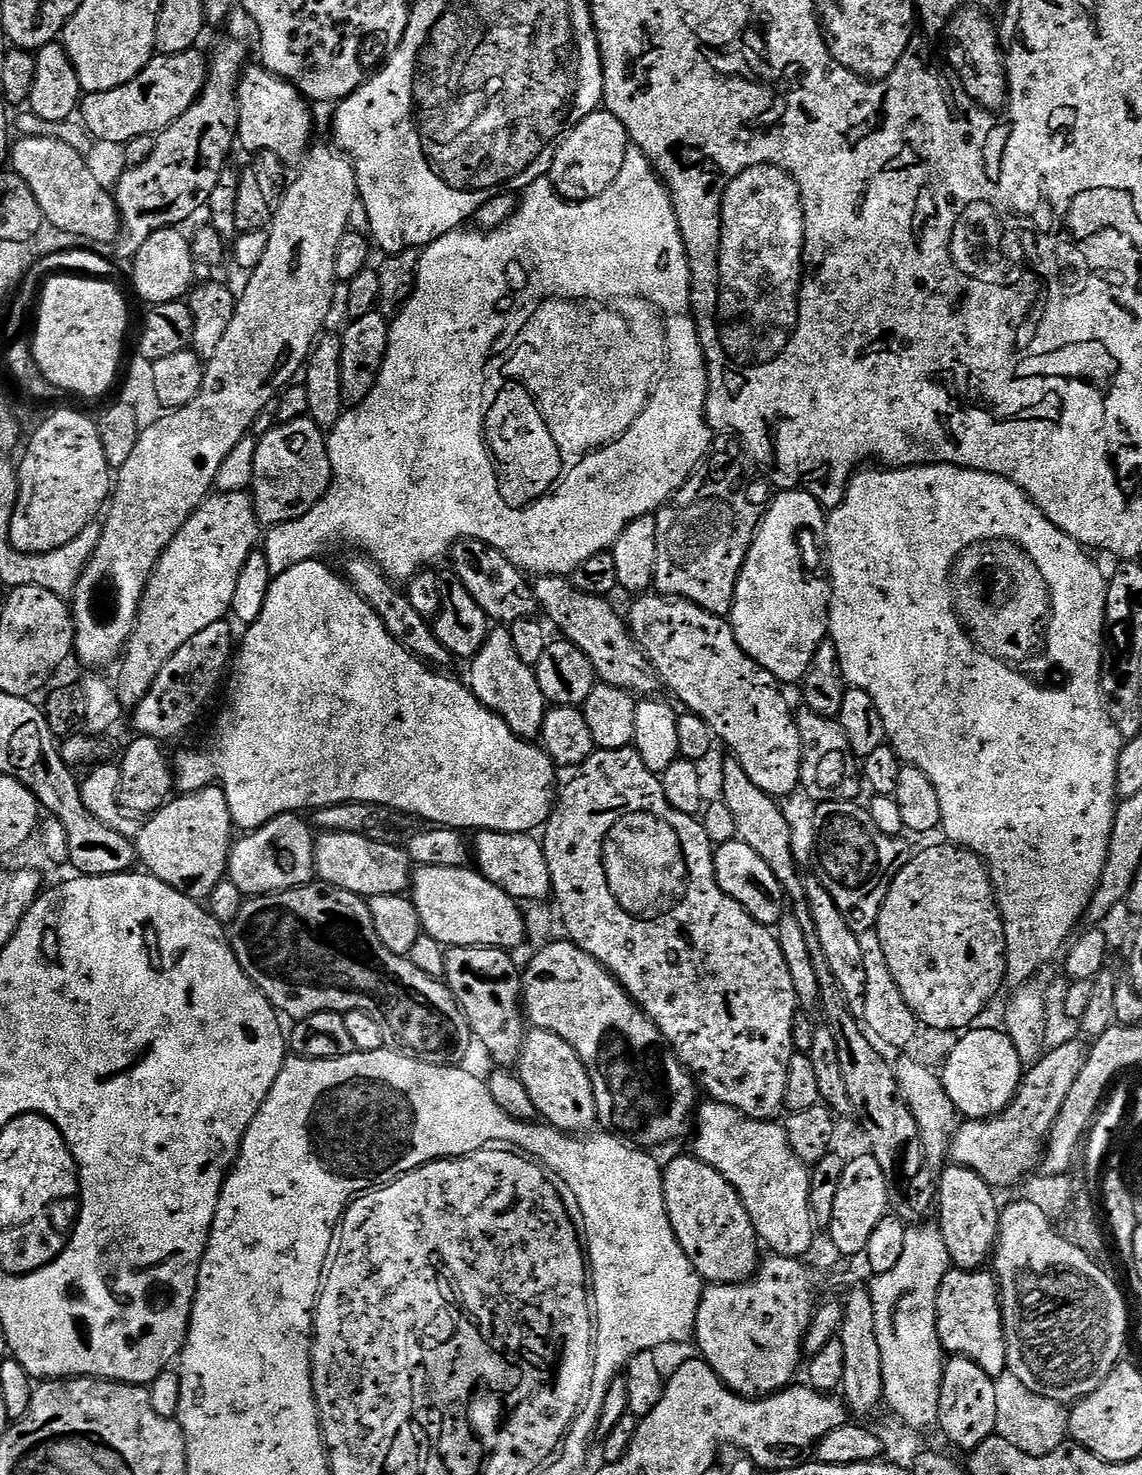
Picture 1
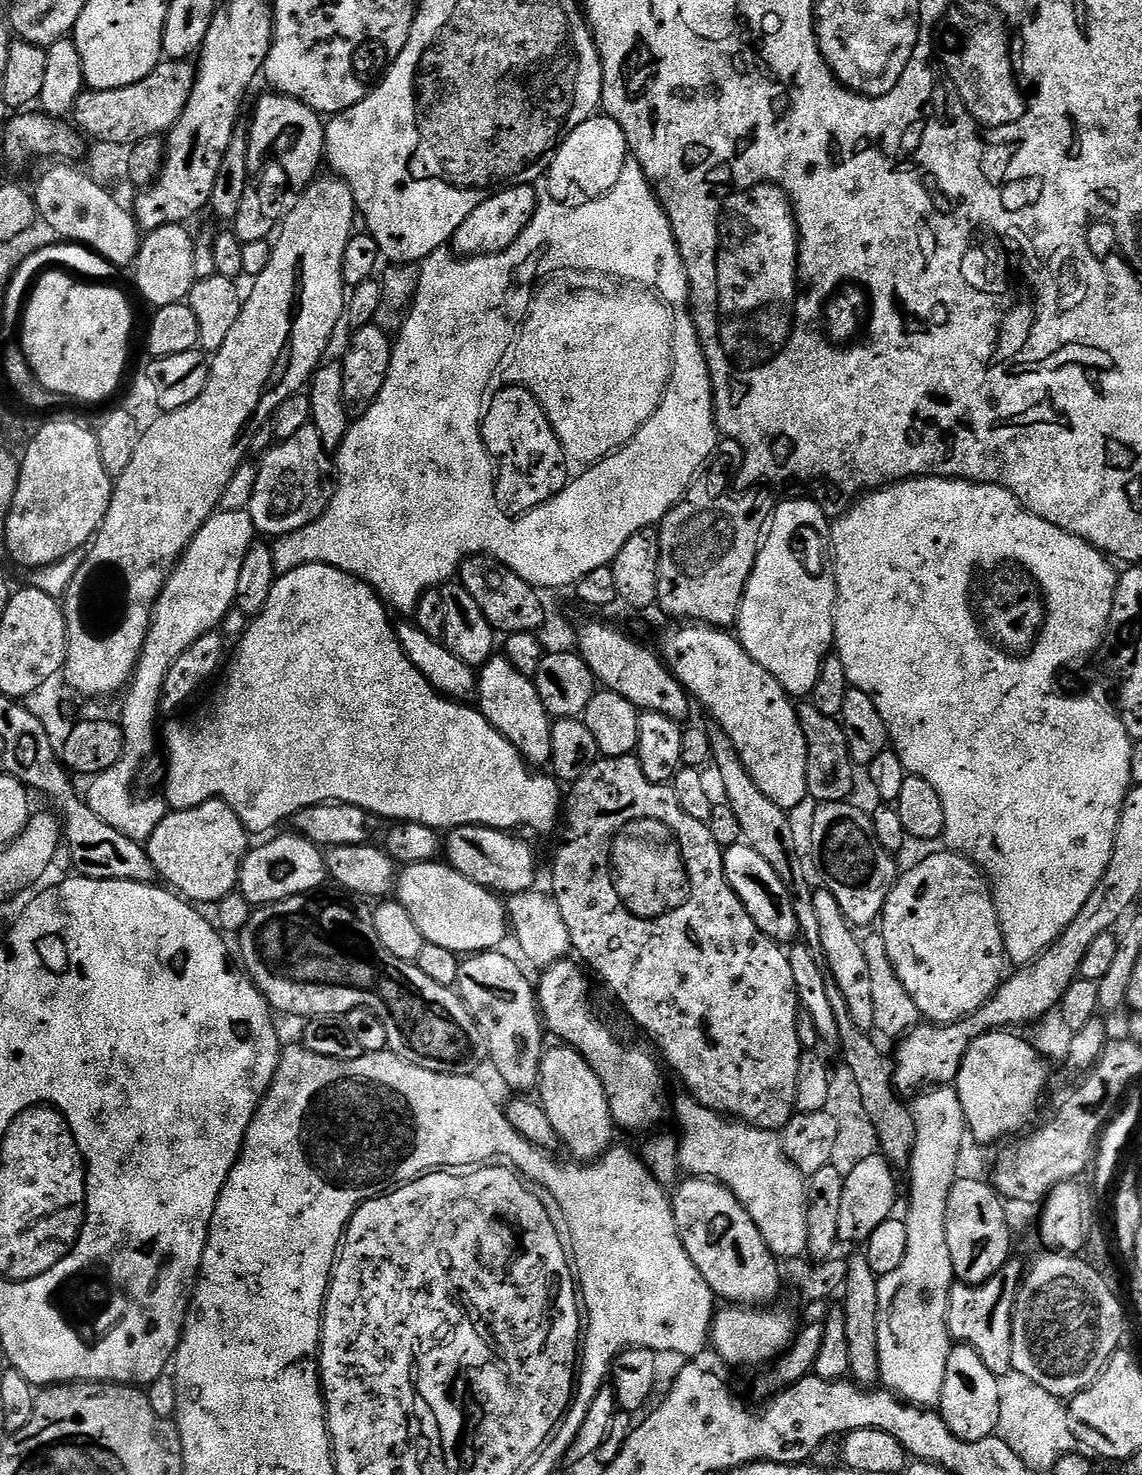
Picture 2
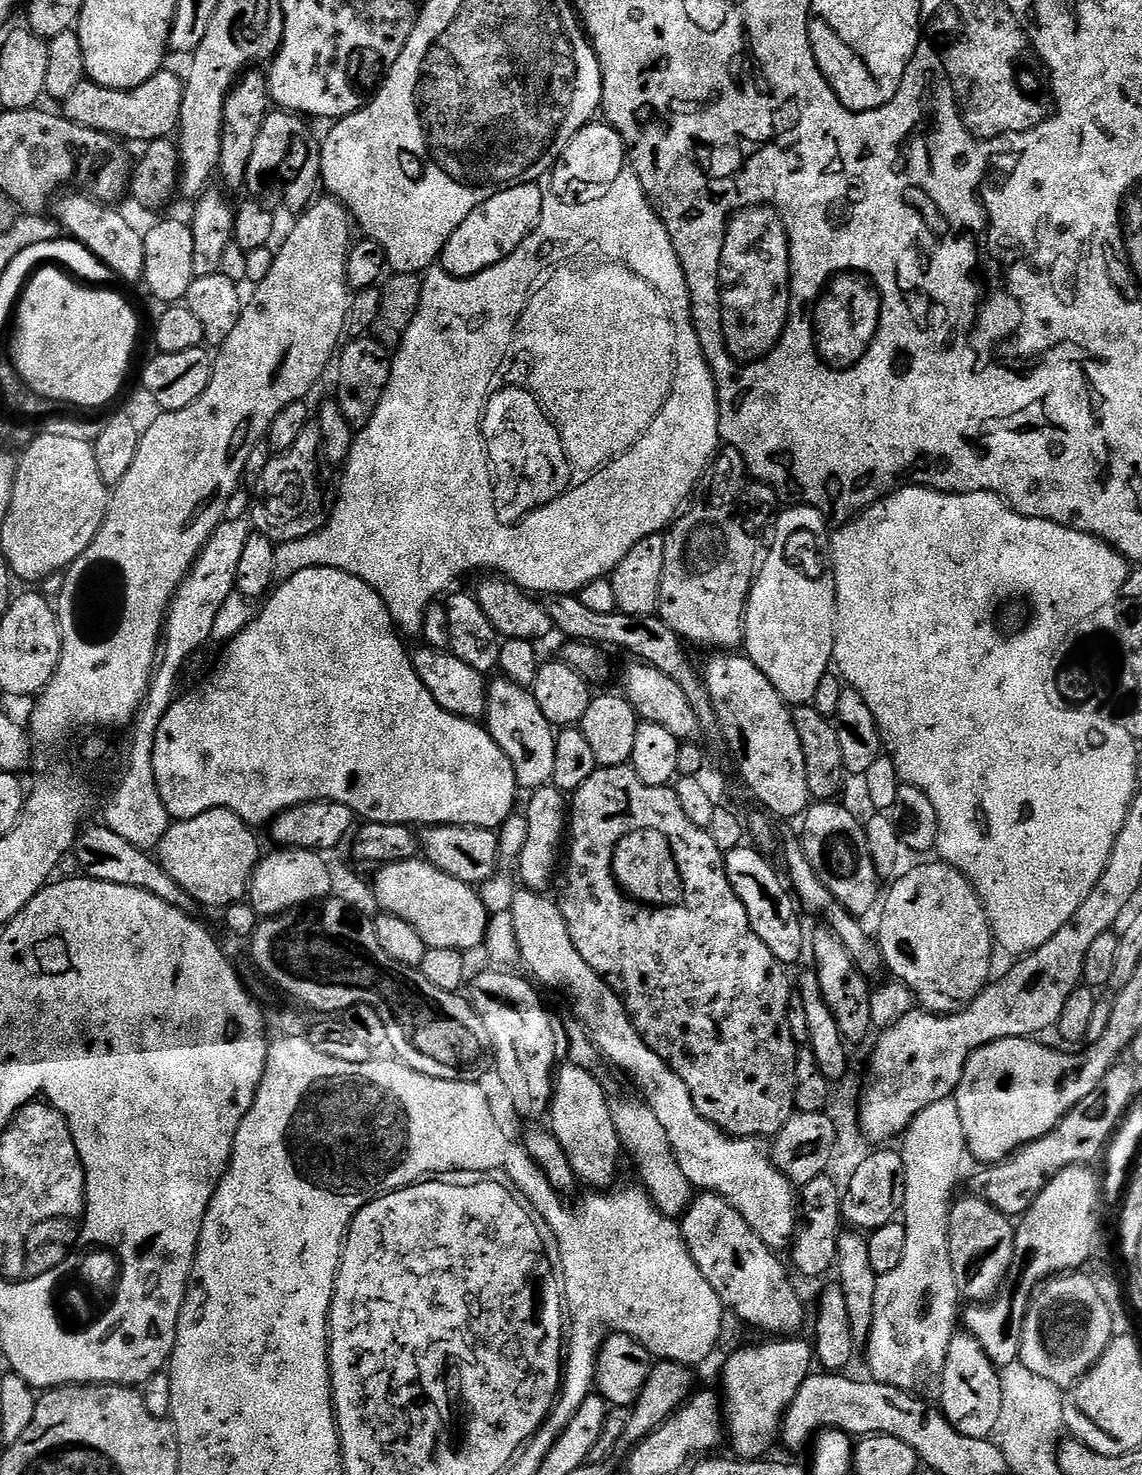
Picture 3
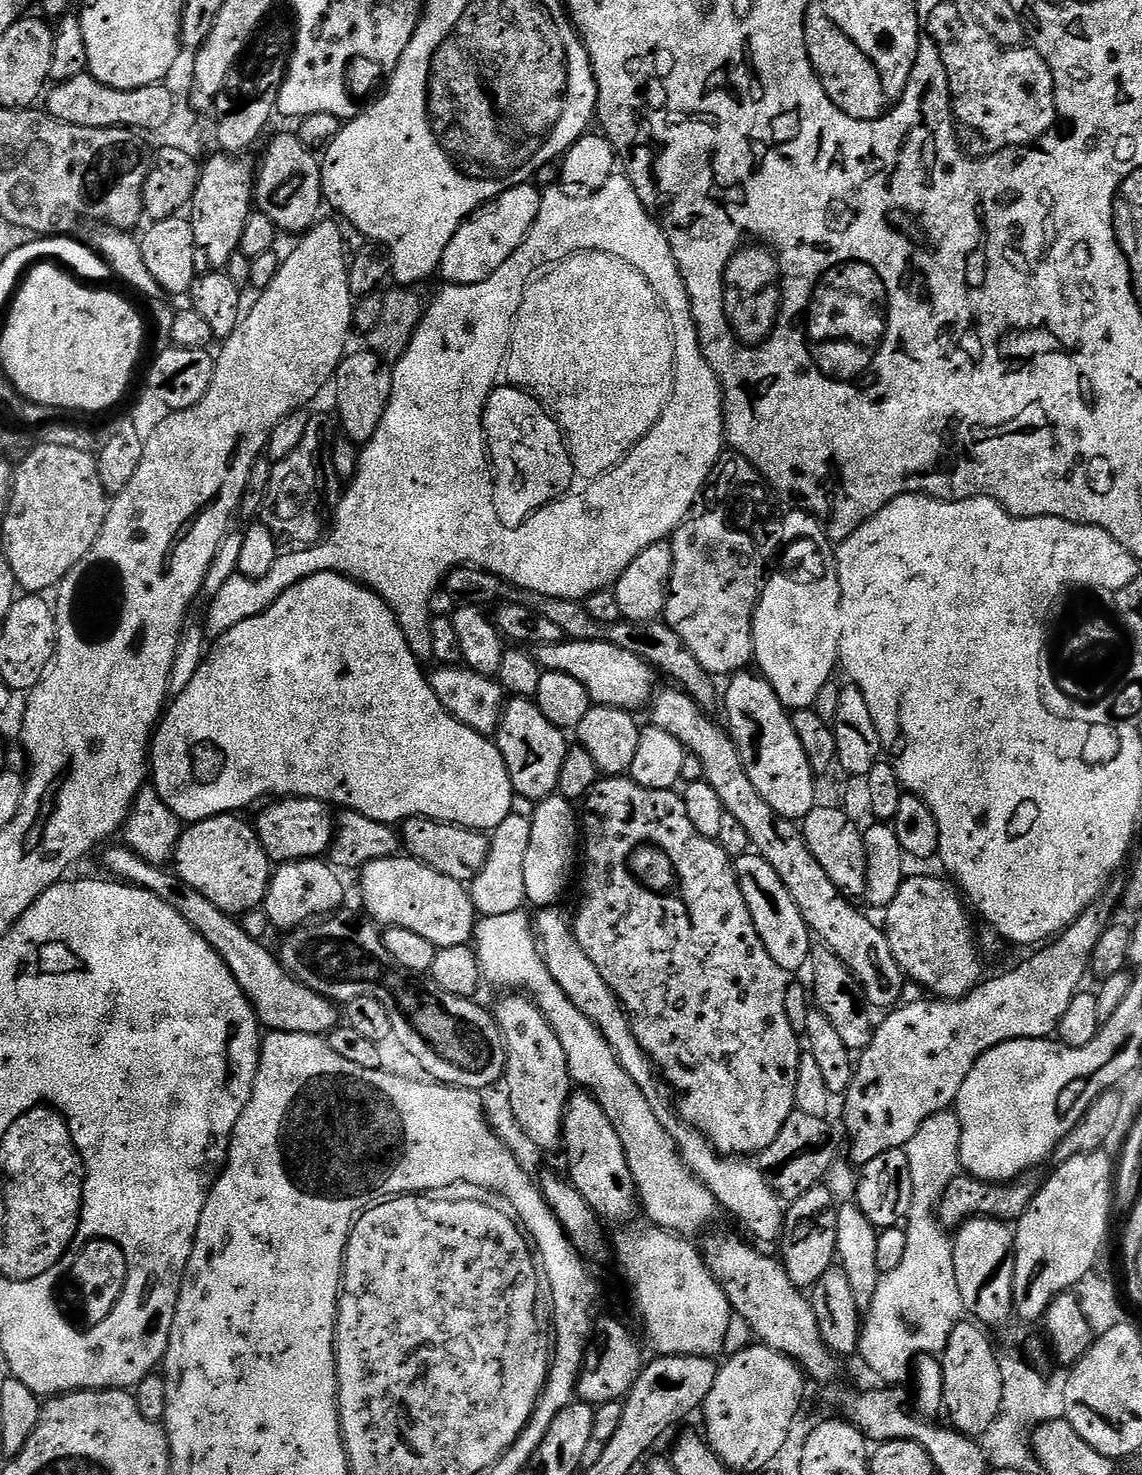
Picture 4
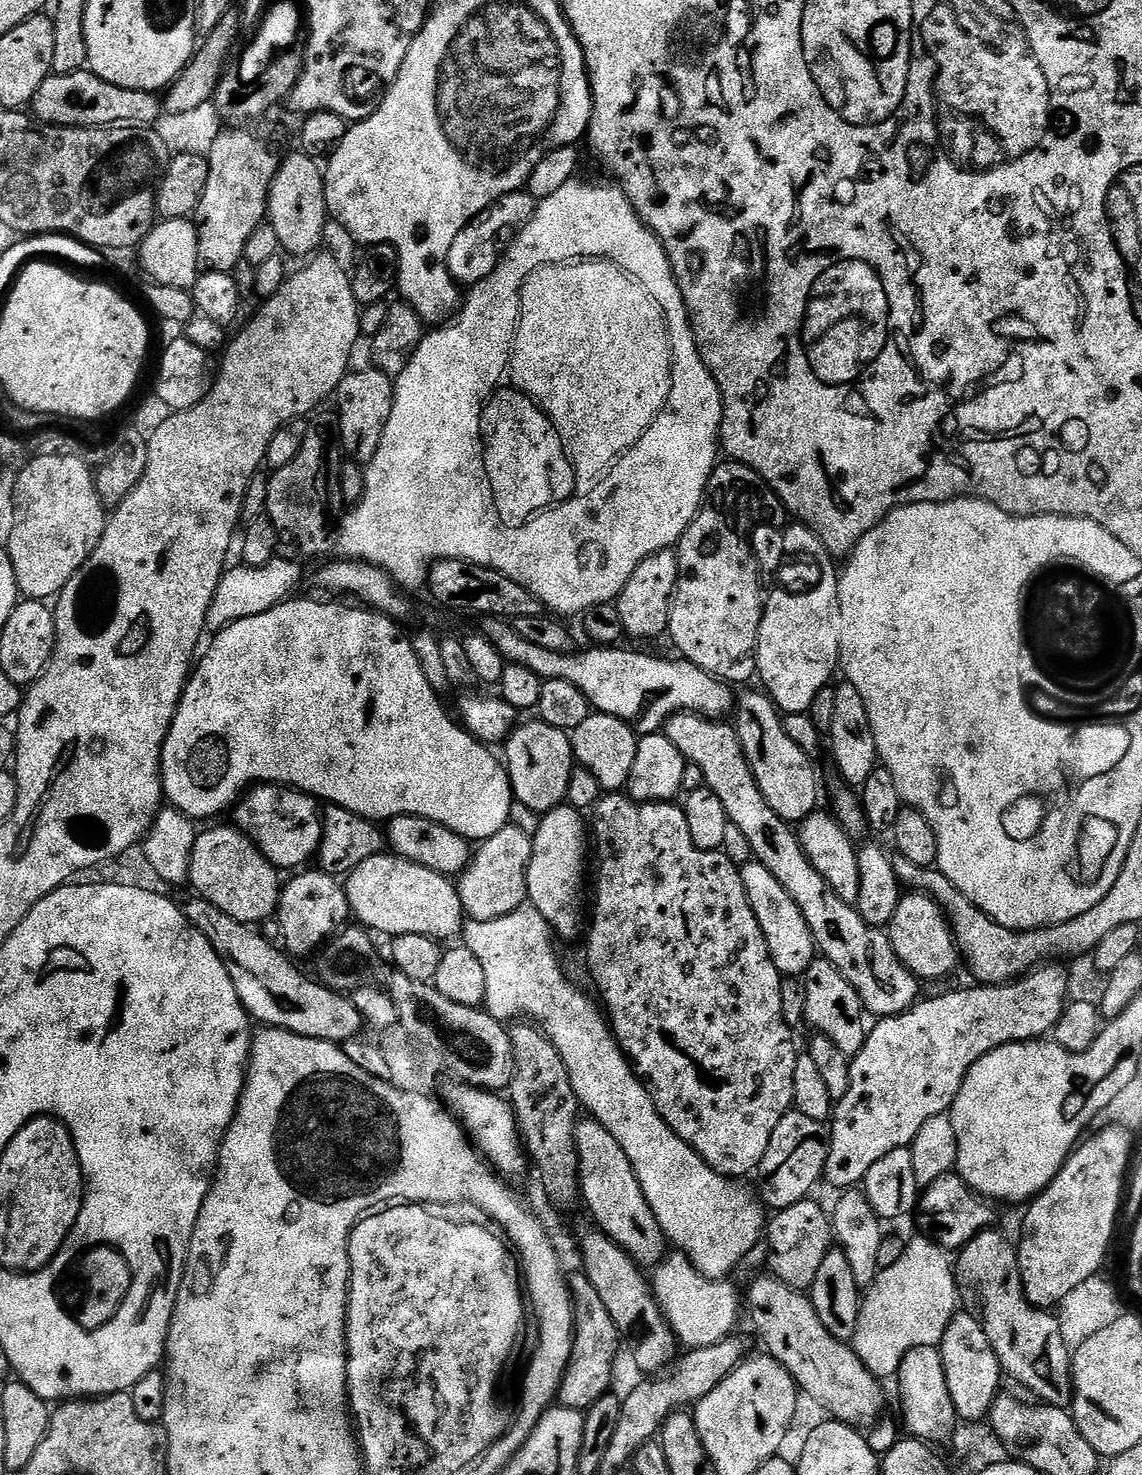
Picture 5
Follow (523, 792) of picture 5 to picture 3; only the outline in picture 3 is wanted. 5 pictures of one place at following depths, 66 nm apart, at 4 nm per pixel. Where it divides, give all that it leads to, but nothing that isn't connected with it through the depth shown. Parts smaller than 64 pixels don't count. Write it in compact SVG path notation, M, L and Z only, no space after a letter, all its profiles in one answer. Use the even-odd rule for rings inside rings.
M505 678L493 679L488 685L486 727L494 742L510 758L521 789L539 790L552 784L557 729L542 714L542 706L538 706L531 690Z

